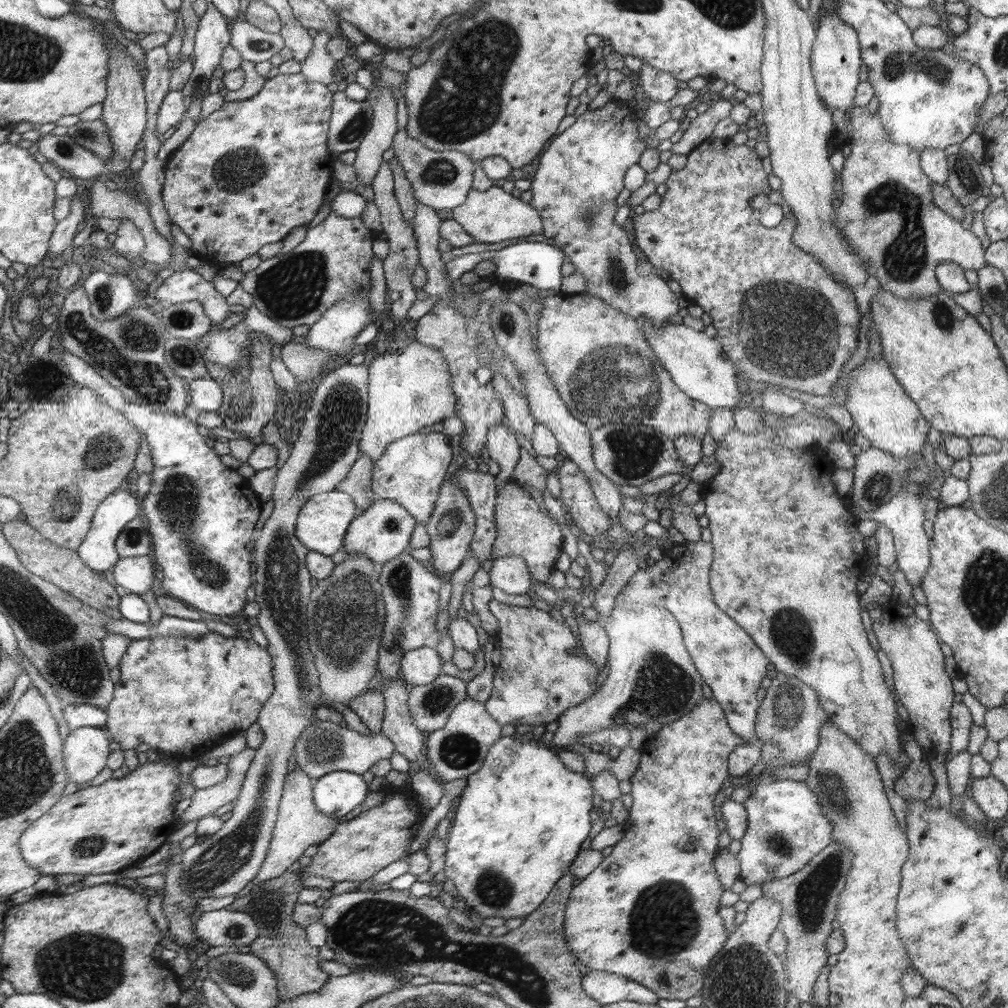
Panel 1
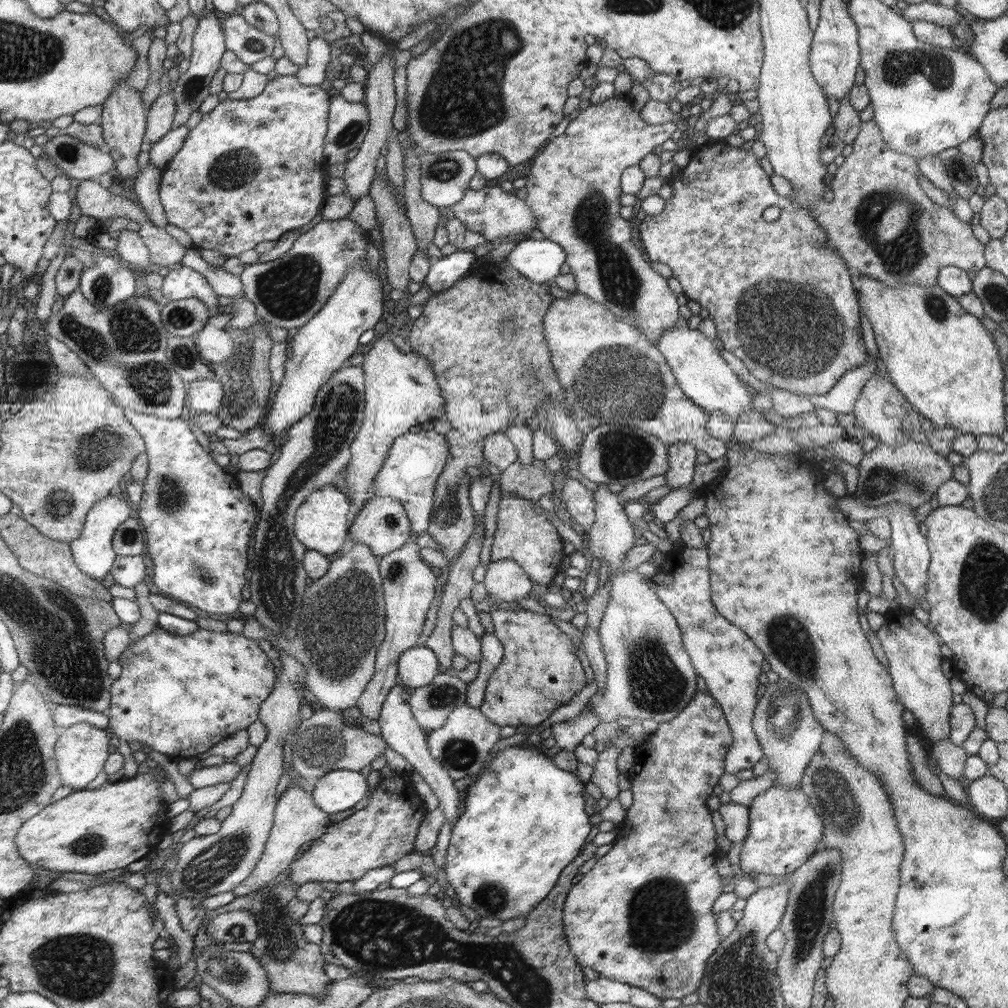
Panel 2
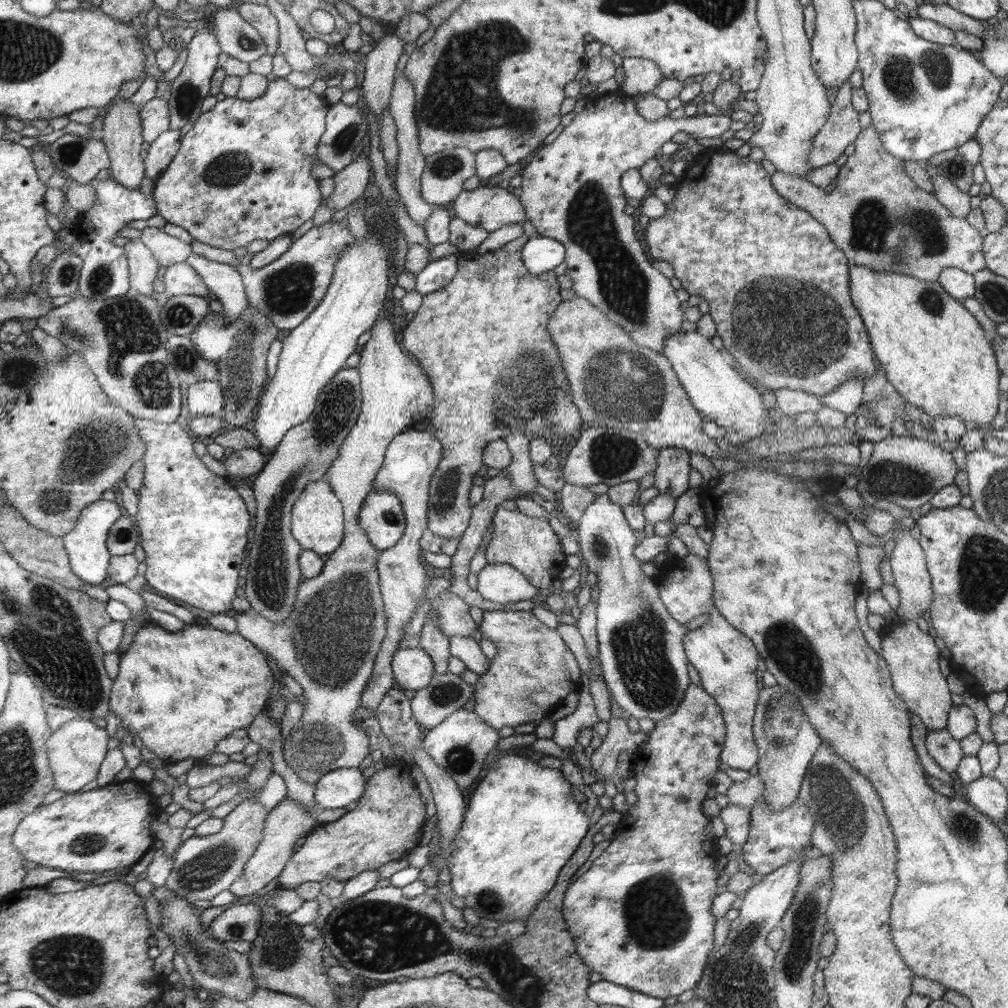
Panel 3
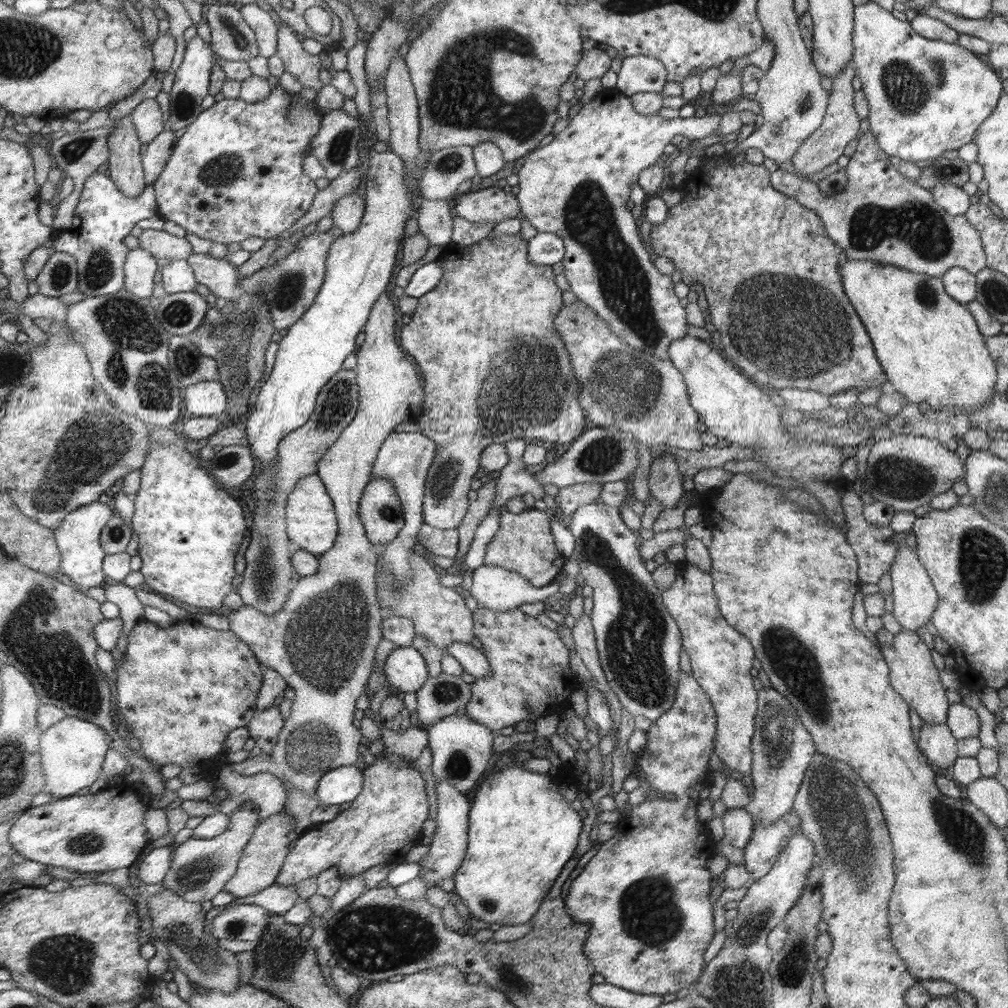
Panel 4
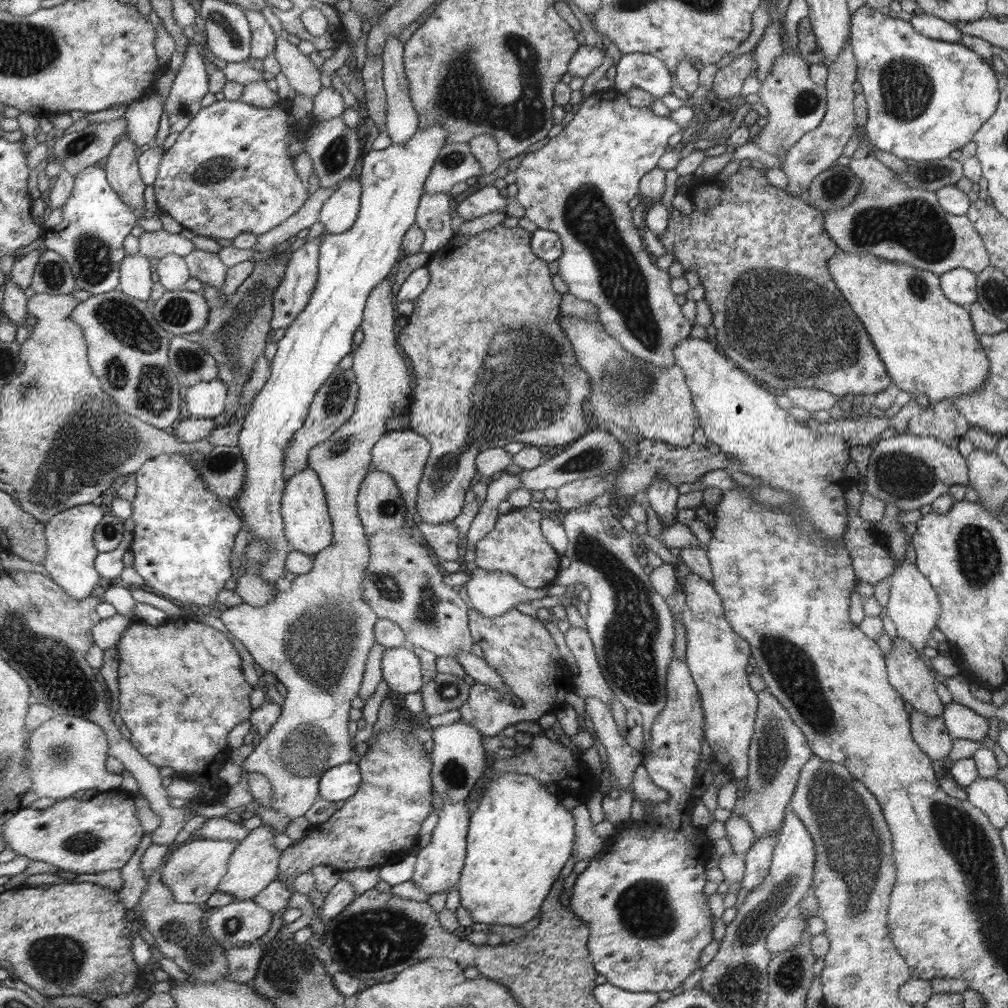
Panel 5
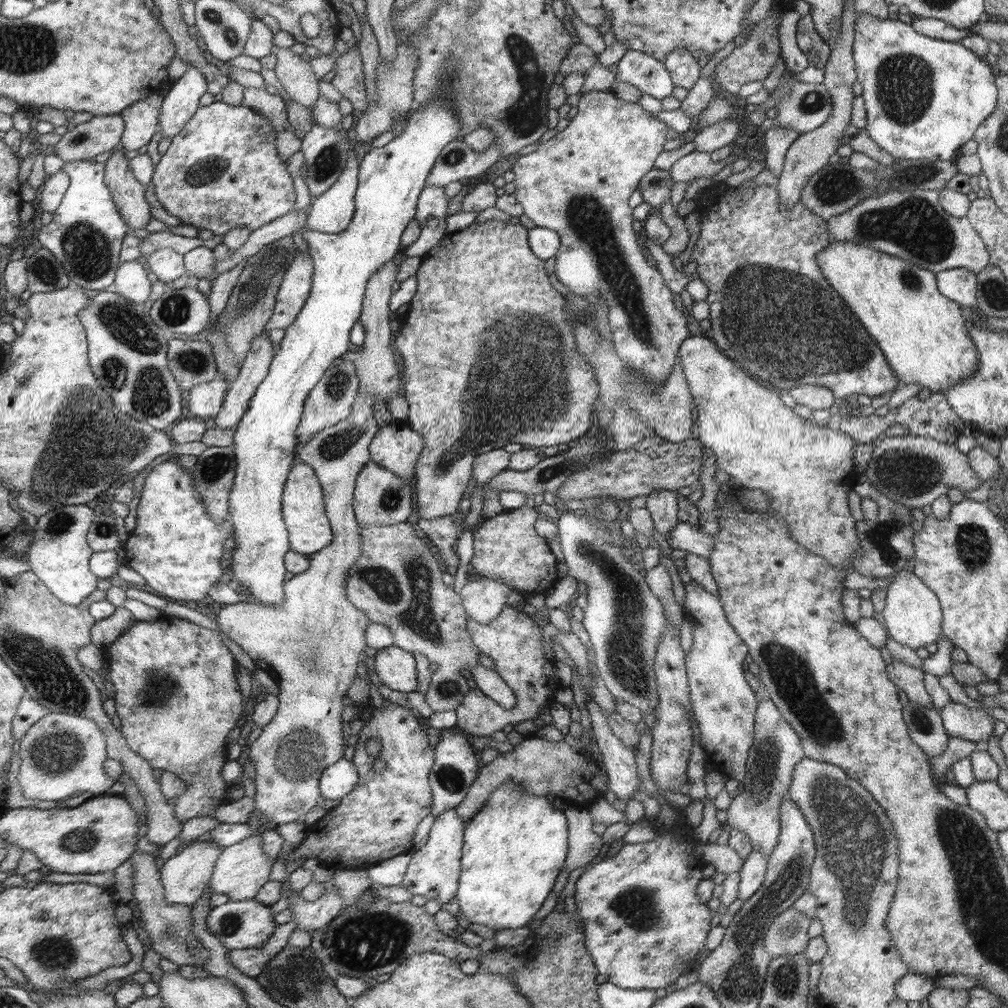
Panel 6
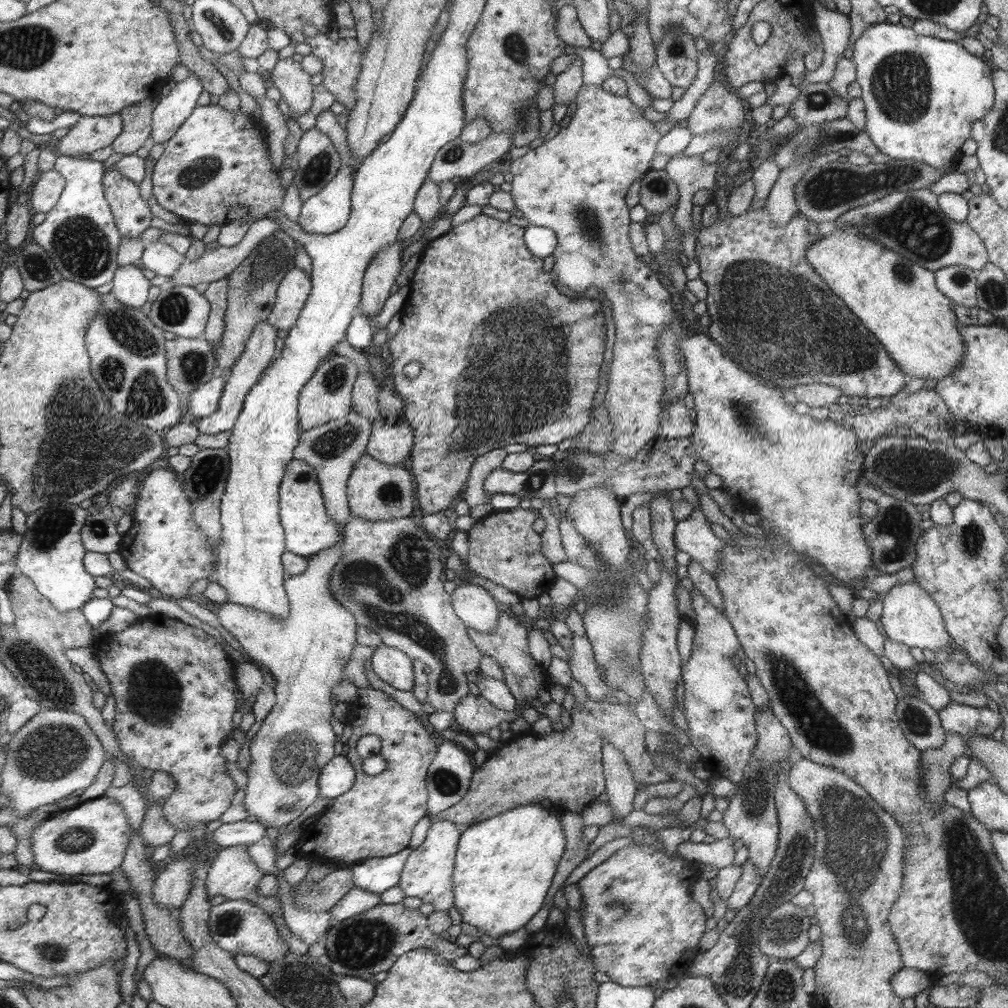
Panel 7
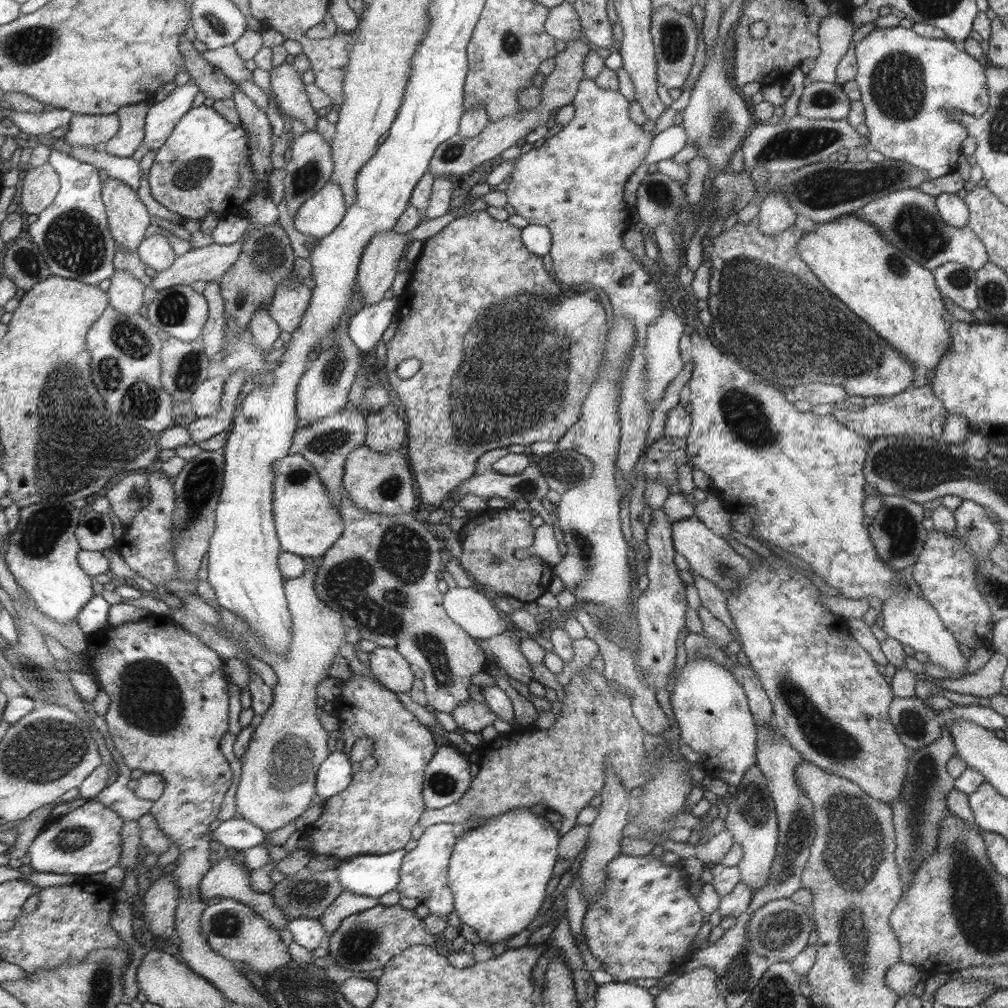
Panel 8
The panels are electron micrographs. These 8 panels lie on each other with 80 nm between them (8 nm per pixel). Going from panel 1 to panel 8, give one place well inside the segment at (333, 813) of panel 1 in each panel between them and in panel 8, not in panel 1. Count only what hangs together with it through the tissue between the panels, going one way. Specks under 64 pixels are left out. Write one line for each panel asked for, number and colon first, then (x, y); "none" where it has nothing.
2: (338, 790)
3: (339, 787)
4: (343, 784)
5: (338, 783)
6: (338, 780)
7: (336, 778)
8: (335, 773)

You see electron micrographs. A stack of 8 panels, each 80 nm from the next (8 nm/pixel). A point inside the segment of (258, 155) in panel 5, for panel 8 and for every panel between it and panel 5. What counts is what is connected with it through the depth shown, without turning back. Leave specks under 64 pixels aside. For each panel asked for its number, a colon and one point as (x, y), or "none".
6: (221, 171)
7: (216, 169)
8: (203, 167)

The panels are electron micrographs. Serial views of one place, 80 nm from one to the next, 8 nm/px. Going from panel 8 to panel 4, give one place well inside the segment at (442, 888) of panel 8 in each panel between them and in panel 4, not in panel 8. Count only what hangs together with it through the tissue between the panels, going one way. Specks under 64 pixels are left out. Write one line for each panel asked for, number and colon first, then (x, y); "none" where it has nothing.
4: (447, 847)
5: (438, 865)
6: (434, 870)
7: (427, 874)

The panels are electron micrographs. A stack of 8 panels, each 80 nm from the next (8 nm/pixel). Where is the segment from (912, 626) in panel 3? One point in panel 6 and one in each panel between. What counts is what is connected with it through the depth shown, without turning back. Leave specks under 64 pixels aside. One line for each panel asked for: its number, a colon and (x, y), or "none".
4: (914, 677)
5: (908, 674)
6: (909, 680)

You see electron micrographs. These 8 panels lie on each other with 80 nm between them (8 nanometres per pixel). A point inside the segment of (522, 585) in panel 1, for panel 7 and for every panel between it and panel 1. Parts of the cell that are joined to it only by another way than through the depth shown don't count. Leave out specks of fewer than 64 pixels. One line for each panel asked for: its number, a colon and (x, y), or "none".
2: (503, 578)
3: (499, 583)
4: (496, 589)
5: (492, 593)
6: (483, 598)
7: (474, 605)

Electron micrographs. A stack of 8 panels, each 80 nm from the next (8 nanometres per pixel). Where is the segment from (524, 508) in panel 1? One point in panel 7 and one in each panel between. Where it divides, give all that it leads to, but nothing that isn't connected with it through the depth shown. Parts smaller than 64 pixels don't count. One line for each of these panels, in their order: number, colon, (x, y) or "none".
2: (522, 536)
3: (527, 544)
4: (522, 543)
5: (516, 546)
6: (506, 547)
7: (502, 548)

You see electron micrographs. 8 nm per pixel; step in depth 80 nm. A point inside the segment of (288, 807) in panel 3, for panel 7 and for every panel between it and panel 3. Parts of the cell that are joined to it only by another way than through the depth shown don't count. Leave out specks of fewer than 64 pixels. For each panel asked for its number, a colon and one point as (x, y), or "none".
4: (262, 858)
5: (254, 864)
6: (243, 869)
7: (233, 874)

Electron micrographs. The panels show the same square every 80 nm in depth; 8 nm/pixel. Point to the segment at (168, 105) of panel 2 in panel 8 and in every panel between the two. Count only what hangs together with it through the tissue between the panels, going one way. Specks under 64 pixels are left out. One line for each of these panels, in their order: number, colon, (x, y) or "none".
3: (156, 115)
4: (148, 118)
5: (143, 117)
6: (142, 119)
7: (138, 120)
8: (133, 131)

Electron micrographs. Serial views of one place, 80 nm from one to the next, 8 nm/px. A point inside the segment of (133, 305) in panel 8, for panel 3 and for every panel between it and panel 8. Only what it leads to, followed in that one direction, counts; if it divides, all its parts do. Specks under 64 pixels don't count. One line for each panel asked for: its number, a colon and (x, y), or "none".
3: (143, 264)
4: (141, 268)
5: (137, 269)
6: (132, 282)
7: (131, 287)

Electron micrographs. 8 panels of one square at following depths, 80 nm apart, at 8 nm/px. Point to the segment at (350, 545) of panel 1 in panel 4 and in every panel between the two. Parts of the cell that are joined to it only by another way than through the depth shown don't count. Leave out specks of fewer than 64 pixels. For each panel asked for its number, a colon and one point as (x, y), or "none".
2: (383, 525)
3: (381, 516)
4: (380, 512)

